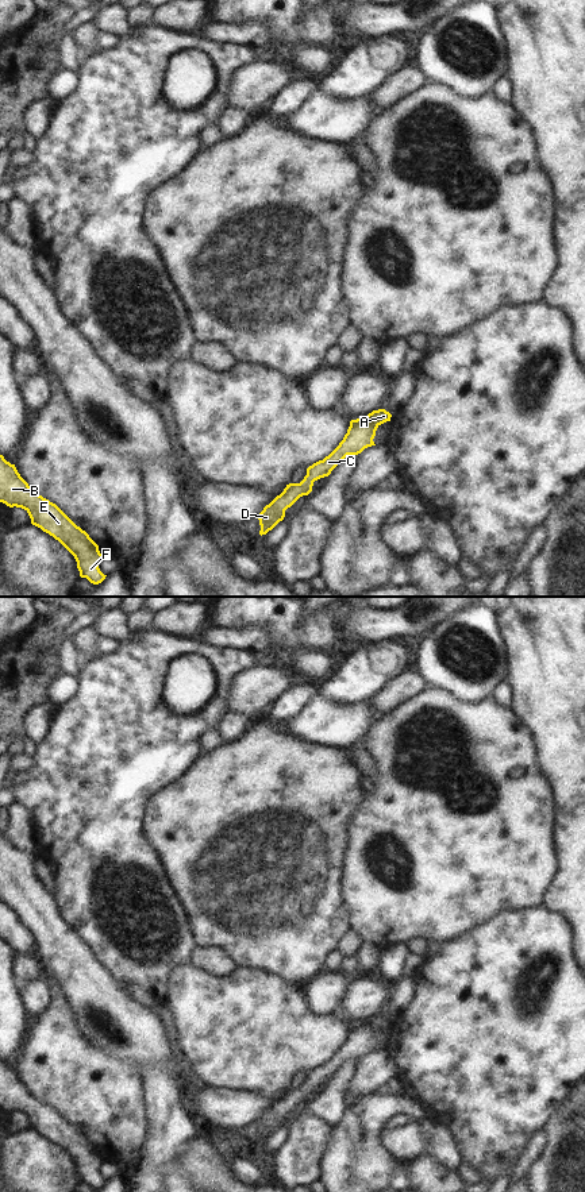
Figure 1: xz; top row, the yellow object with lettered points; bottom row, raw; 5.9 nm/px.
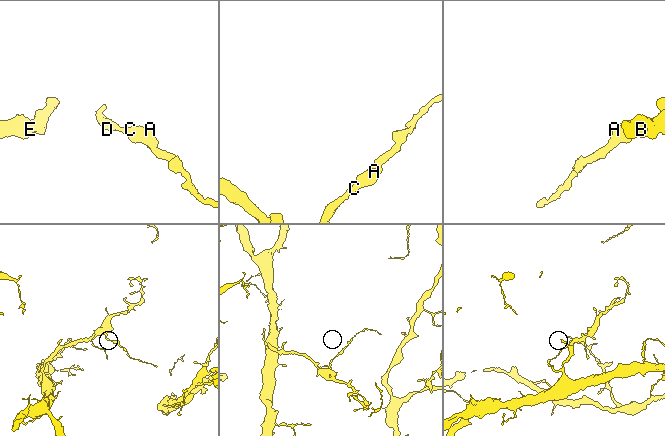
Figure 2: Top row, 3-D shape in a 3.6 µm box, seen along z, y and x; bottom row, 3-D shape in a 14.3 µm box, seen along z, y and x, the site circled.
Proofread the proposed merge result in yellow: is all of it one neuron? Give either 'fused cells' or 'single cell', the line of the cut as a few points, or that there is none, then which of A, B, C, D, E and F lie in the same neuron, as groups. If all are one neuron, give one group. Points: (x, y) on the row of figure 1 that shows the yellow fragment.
single cell; no cut; A B C D E F

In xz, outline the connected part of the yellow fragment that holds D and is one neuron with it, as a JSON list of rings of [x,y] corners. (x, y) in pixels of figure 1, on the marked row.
[[[385,409],[373,410],[366,417],[351,420],[347,433],[339,445],[323,460],[319,460],[307,468],[307,475],[300,483],[289,483],[284,491],[277,495],[257,516],[259,520],[259,535],[266,535],[285,517],[285,510],[290,508],[300,497],[312,491],[313,482],[328,477],[331,471],[347,456],[358,455],[365,448],[376,445],[373,439],[377,428],[390,421],[392,414]]]

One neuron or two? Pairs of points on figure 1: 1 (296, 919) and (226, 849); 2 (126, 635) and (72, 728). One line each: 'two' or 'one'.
1: one
2: two

